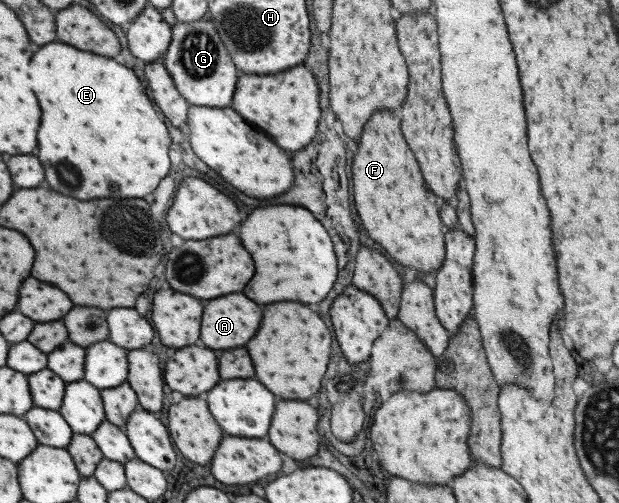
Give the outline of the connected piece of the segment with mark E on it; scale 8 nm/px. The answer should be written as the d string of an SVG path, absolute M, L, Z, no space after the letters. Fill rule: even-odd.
M47 43L31 57L29 79L35 77L31 93L43 105L49 131L37 131L37 159L43 159L45 183L81 201L93 197L149 195L159 177L167 175L169 135L133 71L63 43ZM51 117L51 121L47 121ZM63 161L63 163L59 163Z

